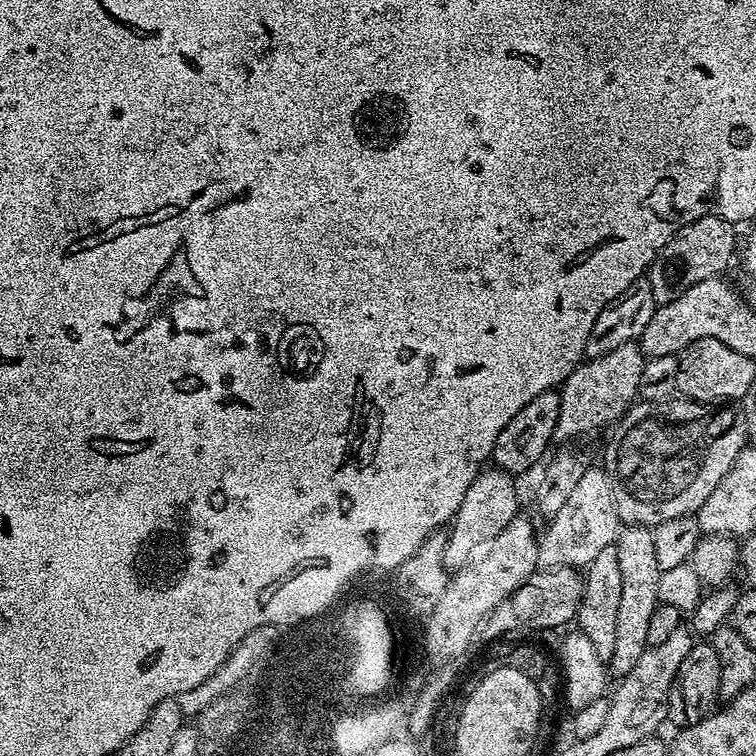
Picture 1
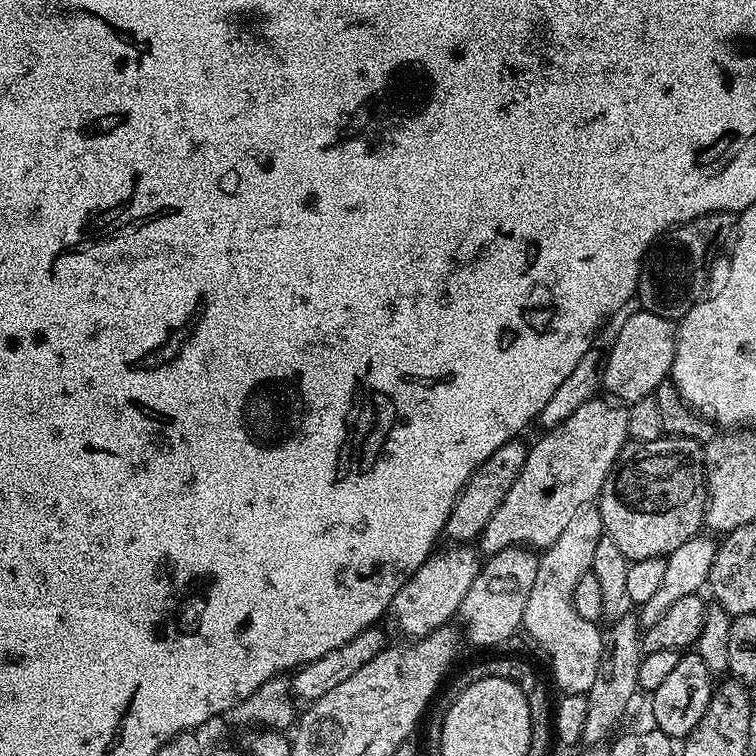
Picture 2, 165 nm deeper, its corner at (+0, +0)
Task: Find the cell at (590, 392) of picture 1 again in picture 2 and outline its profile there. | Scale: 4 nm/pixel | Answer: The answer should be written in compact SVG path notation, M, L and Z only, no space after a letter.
M593 398L582 402L582 406L578 406L578 410L570 414L570 418L566 418L566 422L562 422L557 428L547 429L543 433L544 437L536 445L533 443L529 447L526 466L522 466L518 482L510 486L510 494L506 494L502 506L494 510L490 522L486 522L483 532L478 537L478 548L481 553L493 554L517 546L527 546L532 550L549 548L558 538L558 534L566 530L570 518L574 518L574 514L589 507L599 497L606 478L612 473L618 454L630 439L627 411L611 399L600 399Z

